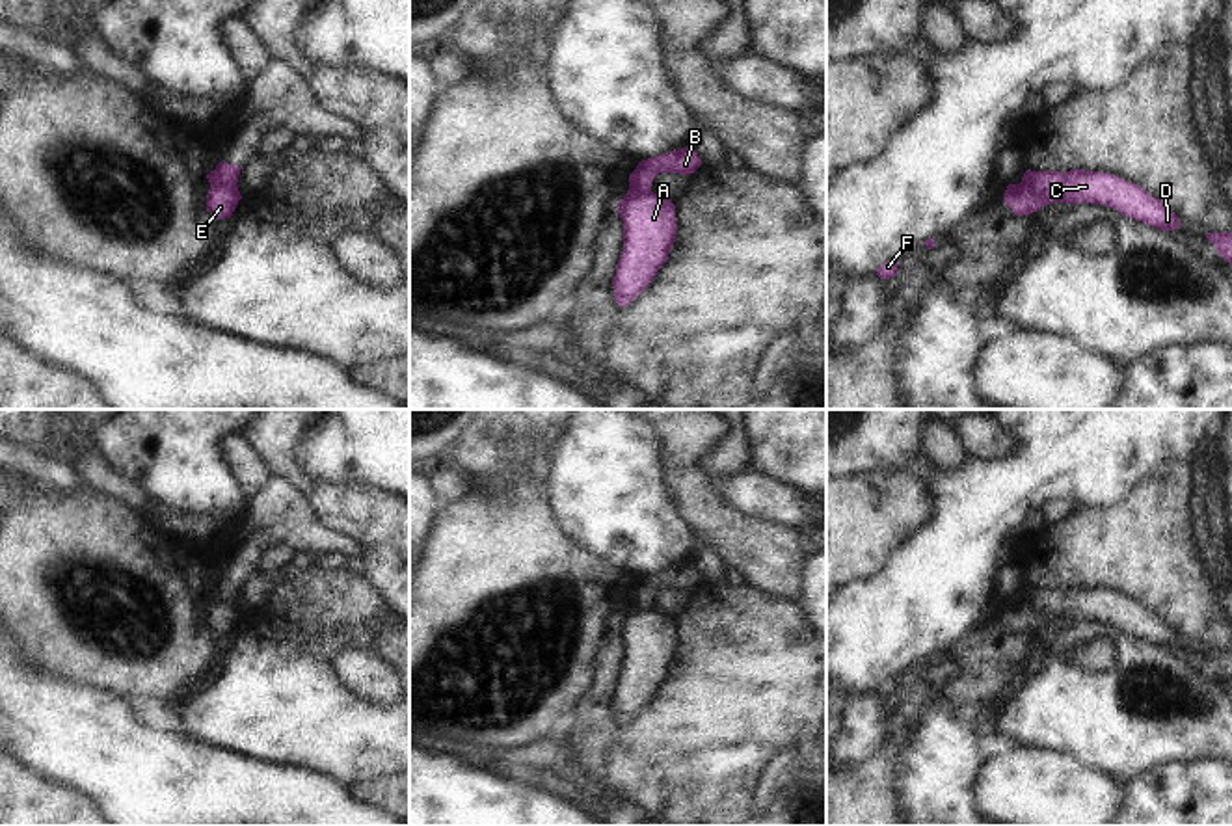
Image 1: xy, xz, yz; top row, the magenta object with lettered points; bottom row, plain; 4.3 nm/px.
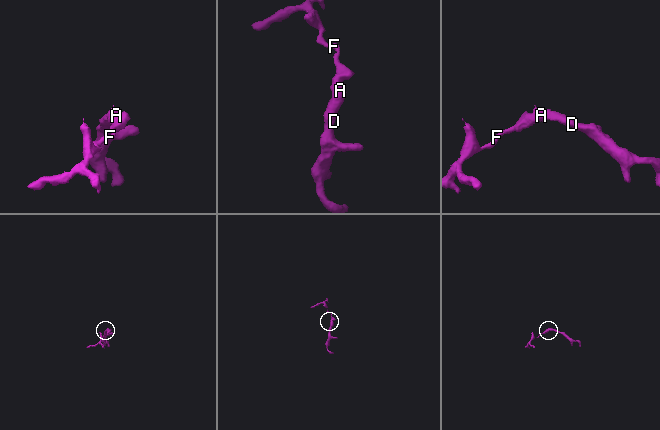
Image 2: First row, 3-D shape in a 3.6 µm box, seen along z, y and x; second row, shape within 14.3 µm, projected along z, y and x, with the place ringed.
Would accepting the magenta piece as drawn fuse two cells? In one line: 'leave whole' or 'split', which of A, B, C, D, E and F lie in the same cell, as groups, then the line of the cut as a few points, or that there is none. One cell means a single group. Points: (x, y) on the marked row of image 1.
split; groups A C D / B E F; cut xy (211, 185), (229, 185), (237, 192)

